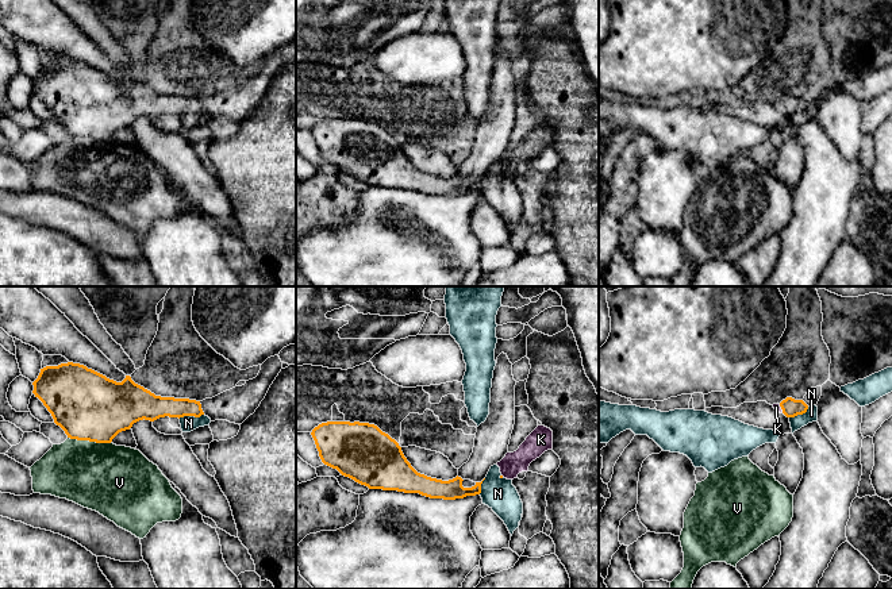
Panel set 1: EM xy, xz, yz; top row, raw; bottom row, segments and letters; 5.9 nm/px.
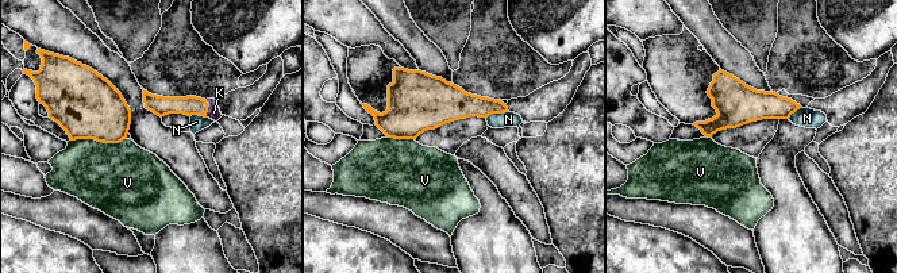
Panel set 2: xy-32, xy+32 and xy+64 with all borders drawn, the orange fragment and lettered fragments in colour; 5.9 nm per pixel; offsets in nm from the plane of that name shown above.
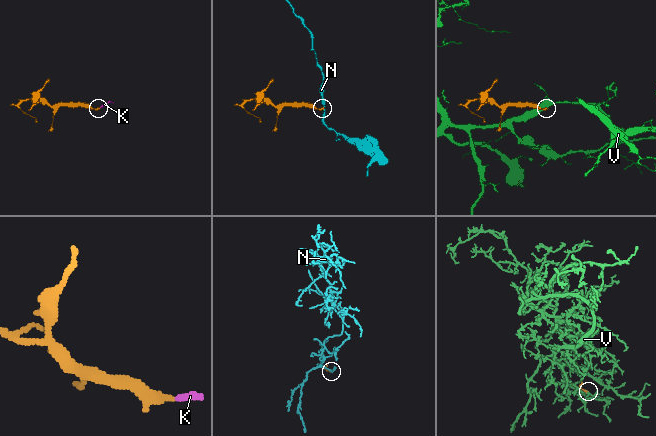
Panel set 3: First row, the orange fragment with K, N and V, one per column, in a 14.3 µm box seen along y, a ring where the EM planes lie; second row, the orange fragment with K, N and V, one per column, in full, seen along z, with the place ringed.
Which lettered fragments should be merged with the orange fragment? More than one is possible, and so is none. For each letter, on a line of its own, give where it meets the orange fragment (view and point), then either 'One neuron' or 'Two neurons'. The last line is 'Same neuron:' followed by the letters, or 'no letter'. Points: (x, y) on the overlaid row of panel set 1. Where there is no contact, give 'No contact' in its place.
K: Touches orange at yz (781, 408). One neuron
N: Touches orange at xy (191, 415). Two neurons
V: Touches orange at xy (89, 441). Two neurons
Same neuron: K

